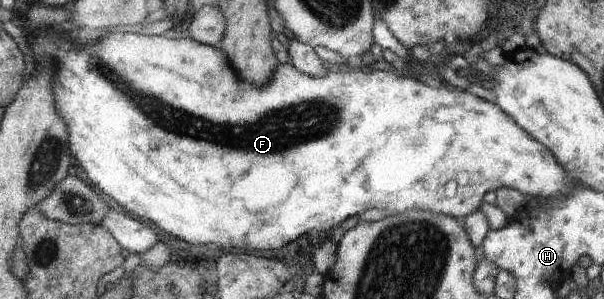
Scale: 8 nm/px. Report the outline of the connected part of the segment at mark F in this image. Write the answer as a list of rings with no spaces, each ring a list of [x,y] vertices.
[[[17,21],[17,26],[21,26],[28,32],[29,36],[29,44],[31,49],[31,56],[33,56],[33,60],[35,62],[35,66],[37,65],[45,65],[48,61],[50,61],[50,65],[48,68],[52,71],[52,95],[54,96],[54,107],[56,113],[59,115],[61,121],[64,122],[68,132],[68,147],[71,151],[73,156],[73,161],[76,166],[81,166],[83,168],[83,172],[87,174],[89,180],[91,180],[92,184],[97,186],[101,192],[105,192],[107,196],[111,196],[113,200],[116,200],[123,206],[127,213],[135,214],[135,216],[143,216],[146,220],[151,220],[154,222],[159,228],[162,228],[167,232],[167,234],[173,234],[173,236],[177,236],[181,240],[185,240],[185,242],[189,242],[189,244],[215,244],[217,248],[223,248],[223,250],[227,250],[227,248],[233,248],[233,250],[238,250],[246,248],[249,250],[279,250],[283,248],[286,244],[297,240],[300,236],[303,236],[305,233],[309,232],[313,228],[313,230],[318,230],[318,232],[327,232],[327,230],[331,230],[331,228],[339,227],[340,224],[343,224],[347,218],[351,218],[354,216],[359,216],[359,214],[363,214],[365,210],[369,210],[369,208],[383,208],[383,210],[389,210],[391,212],[391,208],[393,208],[393,212],[395,214],[399,214],[399,212],[405,212],[407,208],[411,210],[411,208],[421,209],[421,210],[428,210],[434,212],[435,214],[444,214],[448,217],[453,217],[458,220],[458,218],[467,216],[472,212],[480,209],[480,206],[483,201],[483,195],[490,190],[497,190],[499,187],[511,187],[514,189],[519,190],[522,192],[526,197],[531,198],[547,198],[547,197],[554,197],[555,195],[561,194],[563,191],[567,189],[572,189],[573,187],[581,187],[581,184],[577,183],[572,177],[570,177],[564,170],[563,167],[556,161],[556,158],[551,154],[551,151],[548,148],[545,148],[540,142],[537,142],[534,138],[531,138],[516,122],[511,118],[508,114],[505,114],[496,103],[490,103],[489,101],[484,101],[481,97],[475,96],[470,92],[463,91],[455,87],[454,90],[449,90],[449,88],[445,88],[442,86],[441,88],[431,88],[421,81],[417,81],[413,78],[405,77],[405,76],[397,76],[392,71],[369,71],[366,69],[350,69],[349,72],[329,72],[326,71],[321,76],[317,77],[310,77],[302,72],[299,72],[291,63],[289,64],[278,64],[276,69],[273,71],[273,74],[270,76],[267,84],[264,84],[262,87],[259,85],[254,85],[245,79],[242,79],[238,74],[237,71],[231,66],[231,63],[228,61],[226,54],[223,52],[223,49],[220,49],[218,46],[214,47],[211,45],[204,45],[200,42],[197,42],[193,39],[168,39],[166,37],[157,36],[157,35],[142,35],[140,33],[107,33],[105,36],[102,36],[100,39],[95,39],[90,45],[79,47],[69,38],[65,37],[65,32],[56,33],[48,31],[47,29],[52,26],[44,26],[40,25],[29,25],[24,26],[24,22]]]

